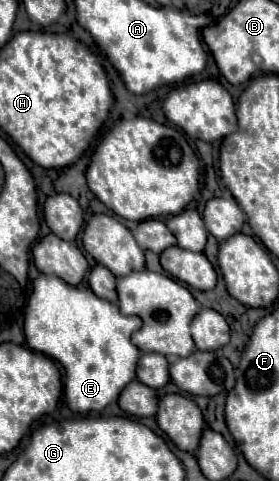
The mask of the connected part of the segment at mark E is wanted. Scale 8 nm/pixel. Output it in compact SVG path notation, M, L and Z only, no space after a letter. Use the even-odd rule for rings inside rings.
M40 275L34 281L32 295L28 299L24 335L30 349L40 351L62 363L66 371L64 393L68 407L74 413L100 413L110 401L118 399L120 391L136 377L136 363L140 357L138 347L130 341L132 333L142 327L142 319L138 315L122 315L118 305L96 297L88 287L74 287L64 283L56 275Z

